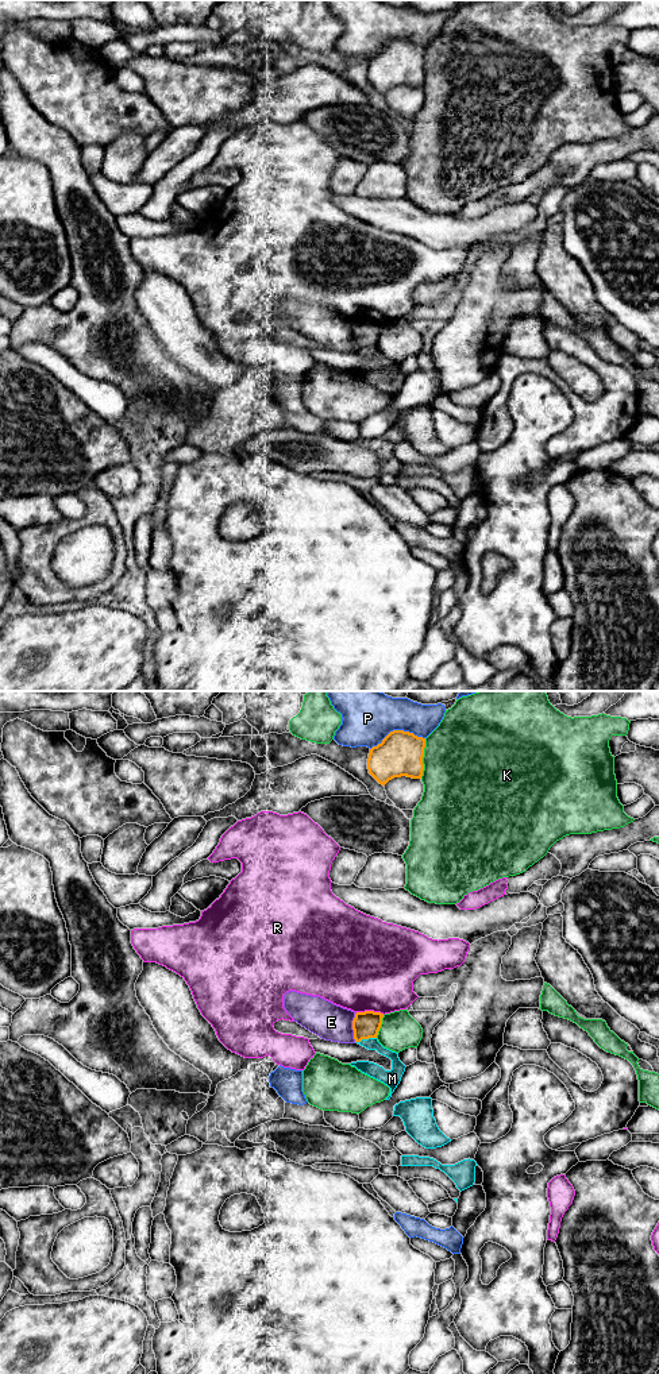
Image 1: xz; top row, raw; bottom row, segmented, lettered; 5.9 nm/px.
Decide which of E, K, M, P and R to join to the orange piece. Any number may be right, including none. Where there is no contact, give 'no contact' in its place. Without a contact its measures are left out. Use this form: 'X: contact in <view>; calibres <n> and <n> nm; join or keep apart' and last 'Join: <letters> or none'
E: contact in xz; calibres 160 and 220 nm; keep apart
K: contact in xz; calibres 260 and 480 nm; keep apart
M: contact in xz; calibres 160 and 90 nm; keep apart
P: contact in xz; calibres 260 and 320 nm; keep apart
R: contact in xz; calibres 160 and 500 nm; keep apart
Join: none

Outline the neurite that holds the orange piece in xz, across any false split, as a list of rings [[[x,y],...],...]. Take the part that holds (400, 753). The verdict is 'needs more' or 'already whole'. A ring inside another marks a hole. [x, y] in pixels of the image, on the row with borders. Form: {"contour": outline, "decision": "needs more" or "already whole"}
{"contour": [[[404,730],[390,732],[373,746],[367,759],[369,773],[382,786],[394,777],[421,779],[425,738]]], "decision": "already whole"}

